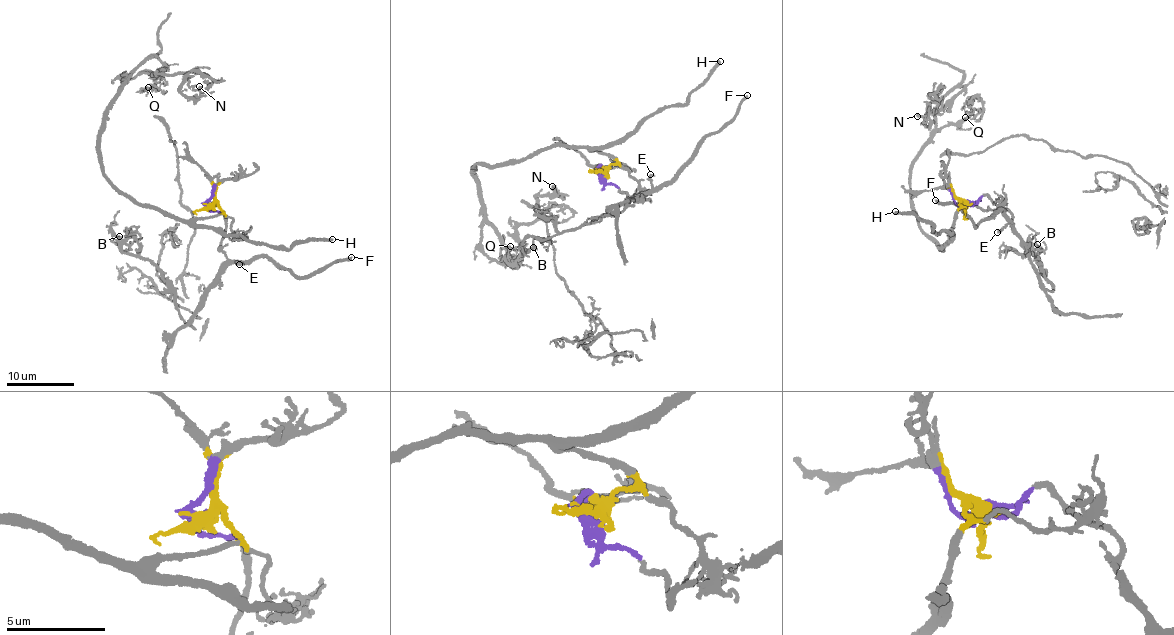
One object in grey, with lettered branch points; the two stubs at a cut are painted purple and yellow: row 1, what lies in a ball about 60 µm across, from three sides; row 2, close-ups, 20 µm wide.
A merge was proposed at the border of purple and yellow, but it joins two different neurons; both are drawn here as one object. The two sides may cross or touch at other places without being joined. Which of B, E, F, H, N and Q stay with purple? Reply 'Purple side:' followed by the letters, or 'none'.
Purple side: B, E, F

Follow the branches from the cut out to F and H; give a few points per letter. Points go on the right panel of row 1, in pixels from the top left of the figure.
F: (964, 205), (984, 195), (1011, 215), (1011, 225), (1000, 210), (975, 225), (958, 207), (935, 199)
H: (963, 205), (959, 202), (951, 237), (952, 230), (937, 233), (933, 230), (934, 225), (913, 213), (895, 211)

